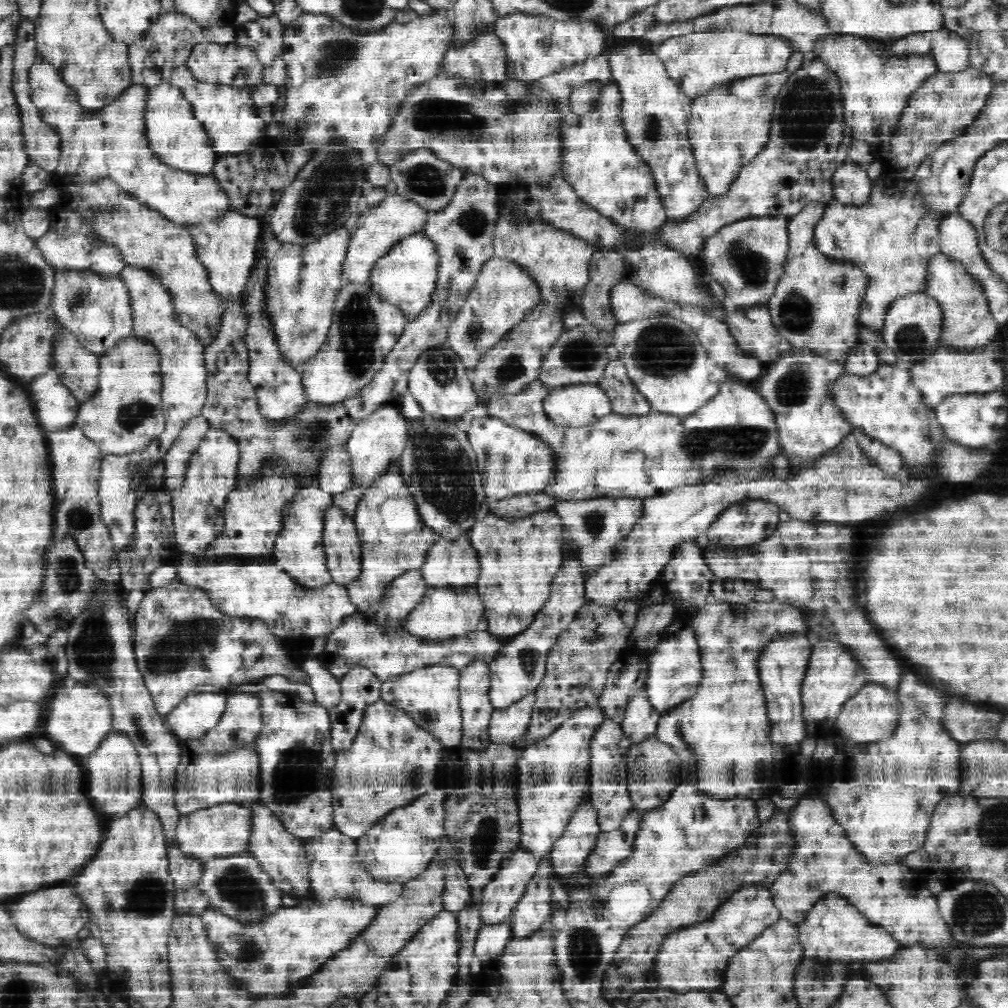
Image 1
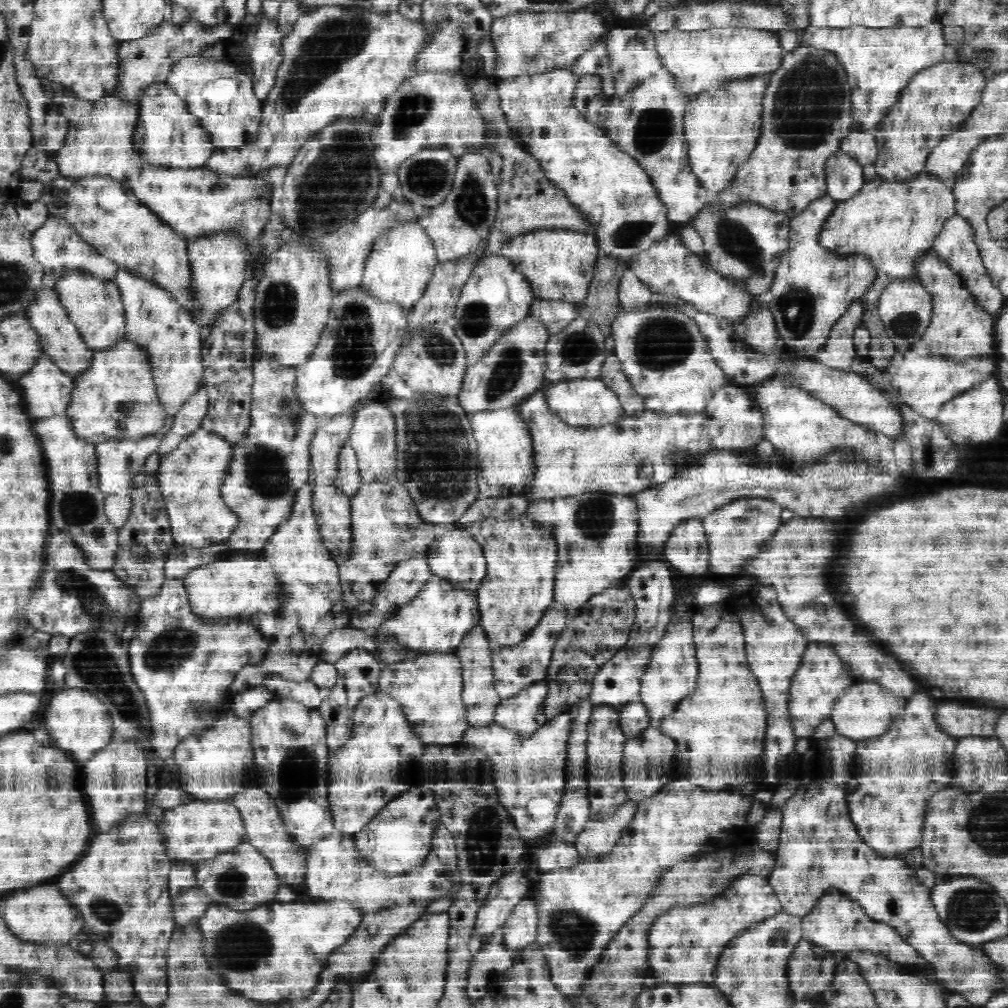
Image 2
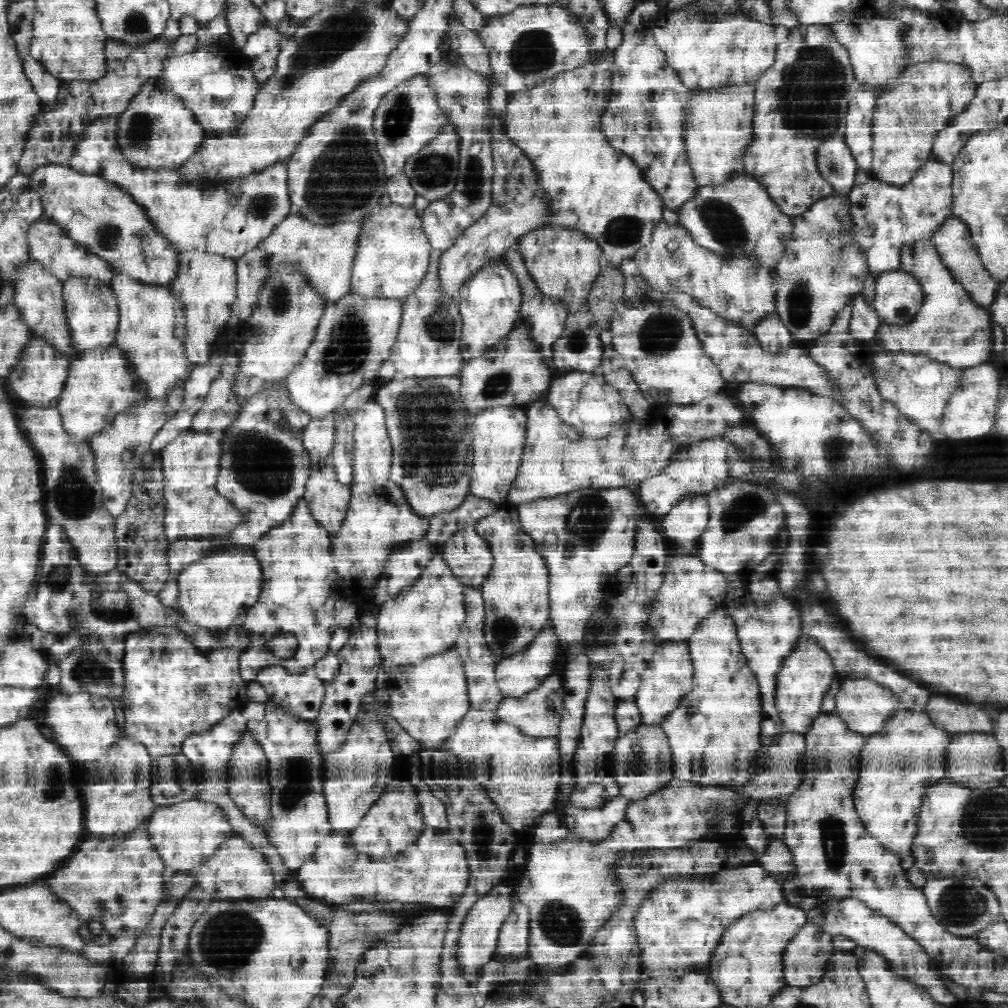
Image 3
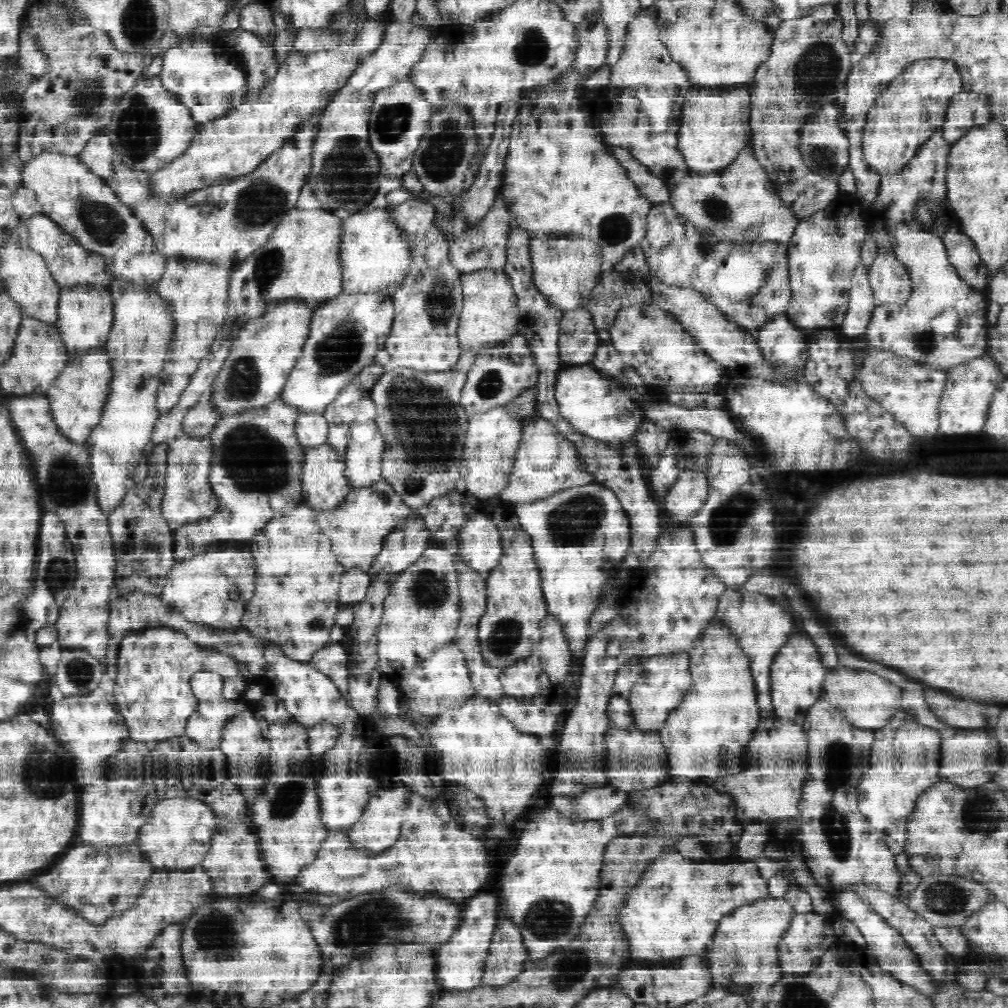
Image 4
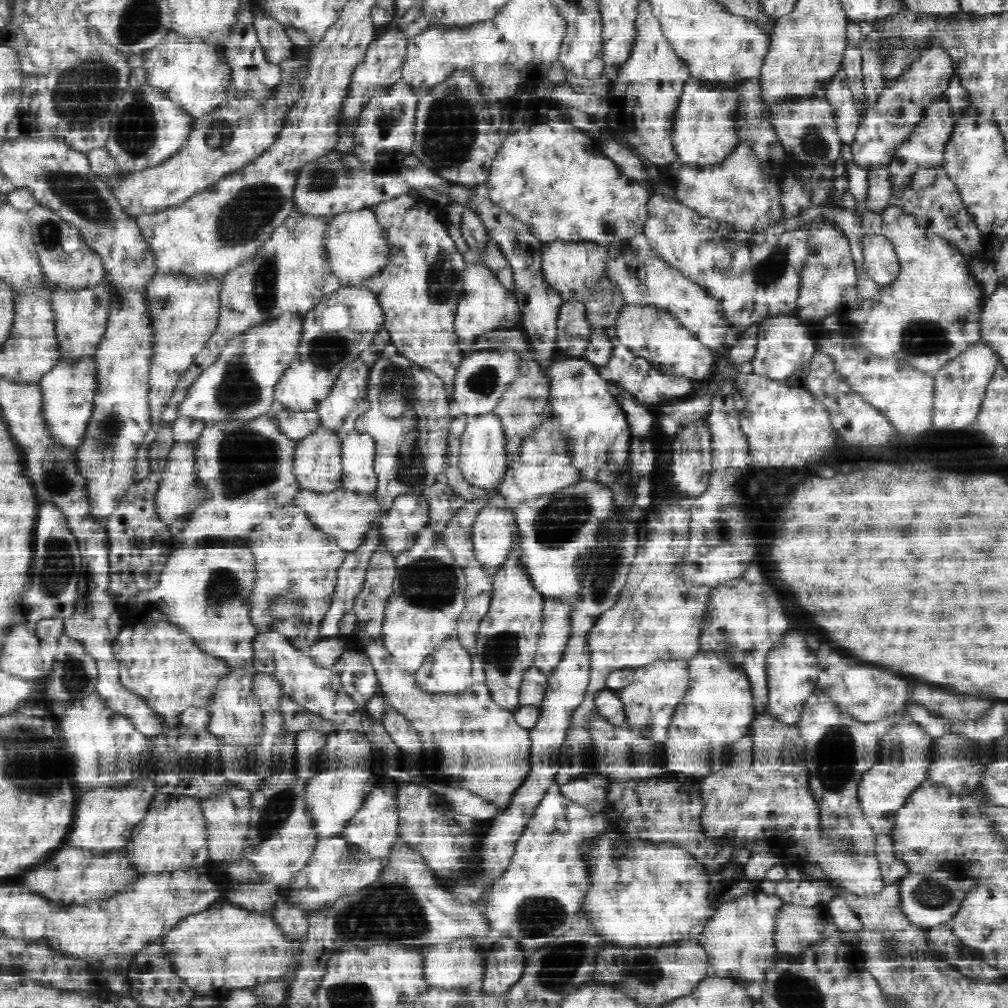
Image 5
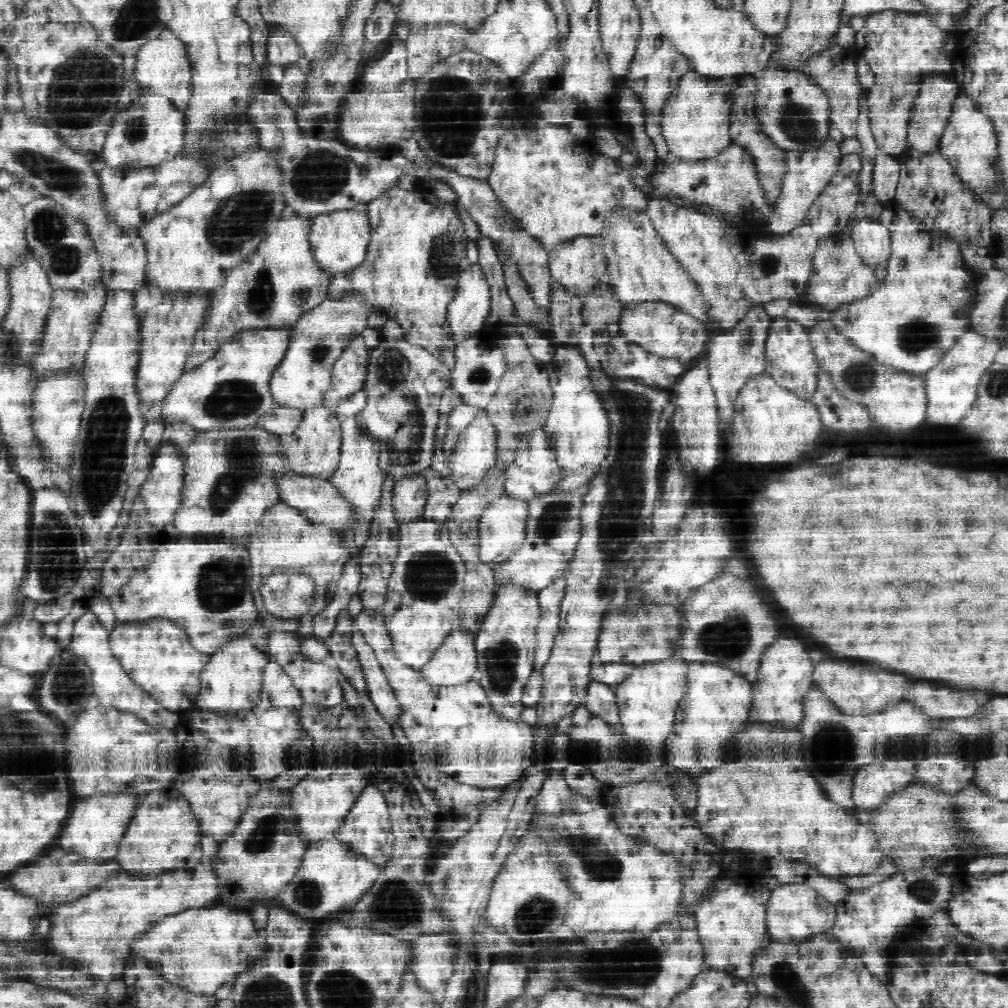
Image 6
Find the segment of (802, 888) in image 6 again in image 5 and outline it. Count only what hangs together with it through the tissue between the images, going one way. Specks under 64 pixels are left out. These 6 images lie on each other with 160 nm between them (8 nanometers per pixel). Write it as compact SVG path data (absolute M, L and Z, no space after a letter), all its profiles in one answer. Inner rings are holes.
M784 903L775 914L773 941L777 952L805 952L822 940L820 920L826 916L816 906Z

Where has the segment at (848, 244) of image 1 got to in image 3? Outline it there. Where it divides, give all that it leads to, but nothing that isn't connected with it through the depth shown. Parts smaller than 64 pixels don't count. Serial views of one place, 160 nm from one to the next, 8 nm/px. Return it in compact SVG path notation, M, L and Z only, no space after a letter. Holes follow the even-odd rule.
M932 155L921 166L906 184L895 185L870 178L864 184L855 184L848 198L852 203L850 212L855 221L856 240L865 252L869 274L876 277L884 271L901 268L901 248L905 242L918 239L930 239L934 231L950 216L952 216L952 184L953 167L939 161Z

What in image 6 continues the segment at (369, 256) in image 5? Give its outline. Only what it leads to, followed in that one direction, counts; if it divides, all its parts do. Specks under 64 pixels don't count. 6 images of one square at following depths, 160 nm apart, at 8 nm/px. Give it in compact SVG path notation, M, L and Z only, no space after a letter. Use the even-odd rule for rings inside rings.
M363 208L338 209L309 218L308 240L318 266L330 276L358 266L366 256L371 230Z

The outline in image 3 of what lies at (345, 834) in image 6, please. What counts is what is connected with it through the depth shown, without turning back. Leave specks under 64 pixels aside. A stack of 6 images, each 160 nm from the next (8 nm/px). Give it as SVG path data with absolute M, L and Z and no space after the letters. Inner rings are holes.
M404 784L404 790L390 790L384 792L370 810L366 812L360 821L360 826L352 832L353 848L362 854L370 855L376 859L396 856L396 852L402 851L408 844L414 844L418 832L422 828L422 812L420 804L416 800L416 791L410 784ZM408 834L408 836L406 836Z

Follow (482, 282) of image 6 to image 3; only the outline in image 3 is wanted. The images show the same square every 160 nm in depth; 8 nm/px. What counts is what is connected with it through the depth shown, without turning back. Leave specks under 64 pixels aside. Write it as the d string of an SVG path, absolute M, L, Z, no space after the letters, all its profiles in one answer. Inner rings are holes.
M503 261L487 264L474 273L459 288L458 299L463 322L460 351L464 360L482 356L517 326L521 312L520 287L514 273Z

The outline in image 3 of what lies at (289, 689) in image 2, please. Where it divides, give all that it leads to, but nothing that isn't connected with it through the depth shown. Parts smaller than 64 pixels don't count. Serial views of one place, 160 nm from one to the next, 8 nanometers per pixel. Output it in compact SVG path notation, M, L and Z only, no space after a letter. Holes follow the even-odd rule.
M271 664L263 666L255 680L265 688L268 700L285 710L286 714L306 722L315 722L318 718L324 696L326 696L327 683L318 678L314 666L305 668L301 673L293 673L280 664Z

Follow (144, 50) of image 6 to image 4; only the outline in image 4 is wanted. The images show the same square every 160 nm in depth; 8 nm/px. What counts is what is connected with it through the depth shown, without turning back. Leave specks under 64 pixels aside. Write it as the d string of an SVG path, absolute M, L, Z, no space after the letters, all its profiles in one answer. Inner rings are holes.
M202 38L194 41L182 39L161 54L158 77L162 86L172 92L180 104L188 106L196 122L208 122L242 104L248 88L240 64L240 54L229 44Z

